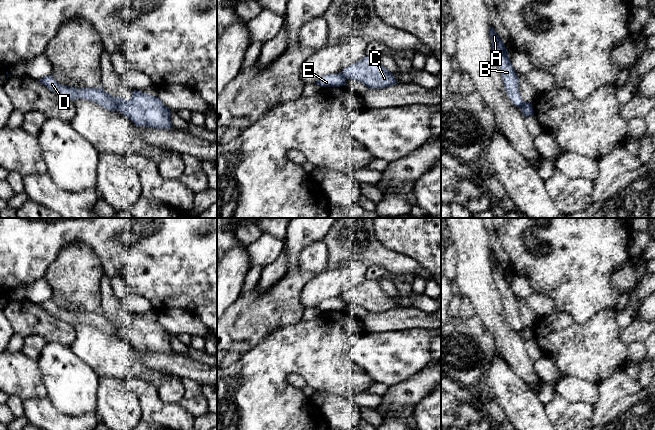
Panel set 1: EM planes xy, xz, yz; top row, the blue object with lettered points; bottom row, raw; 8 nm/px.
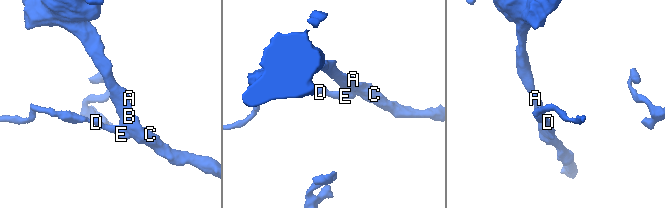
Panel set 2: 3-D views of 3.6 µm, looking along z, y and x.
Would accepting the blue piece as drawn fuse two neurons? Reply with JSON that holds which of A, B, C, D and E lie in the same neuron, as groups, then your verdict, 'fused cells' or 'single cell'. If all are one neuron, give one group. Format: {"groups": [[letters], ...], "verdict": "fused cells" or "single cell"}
{"groups": [["A", "B", "C"], ["D", "E"]], "verdict": "fused cells"}

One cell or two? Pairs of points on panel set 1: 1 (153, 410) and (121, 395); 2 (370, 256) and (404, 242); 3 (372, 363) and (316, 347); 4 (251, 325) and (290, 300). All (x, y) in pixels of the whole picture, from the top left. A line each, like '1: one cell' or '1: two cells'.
1: two cells
2: two cells
3: two cells
4: one cell

